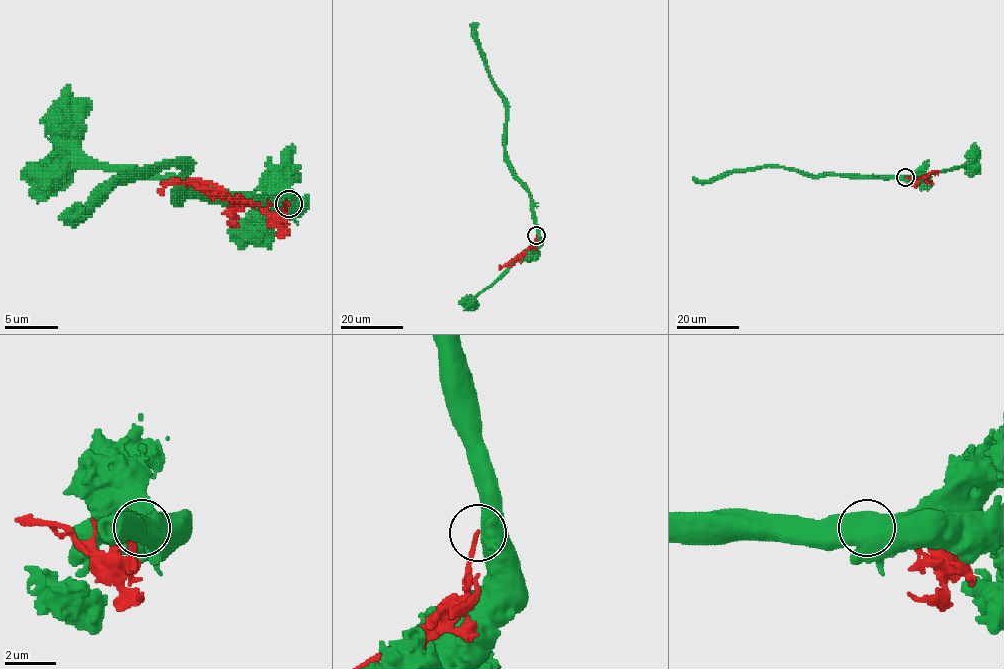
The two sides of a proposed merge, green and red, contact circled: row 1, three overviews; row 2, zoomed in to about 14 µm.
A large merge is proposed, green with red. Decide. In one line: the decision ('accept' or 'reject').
reject

